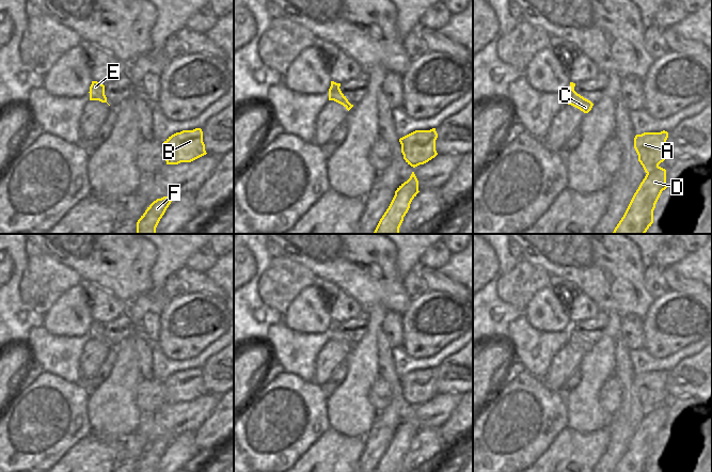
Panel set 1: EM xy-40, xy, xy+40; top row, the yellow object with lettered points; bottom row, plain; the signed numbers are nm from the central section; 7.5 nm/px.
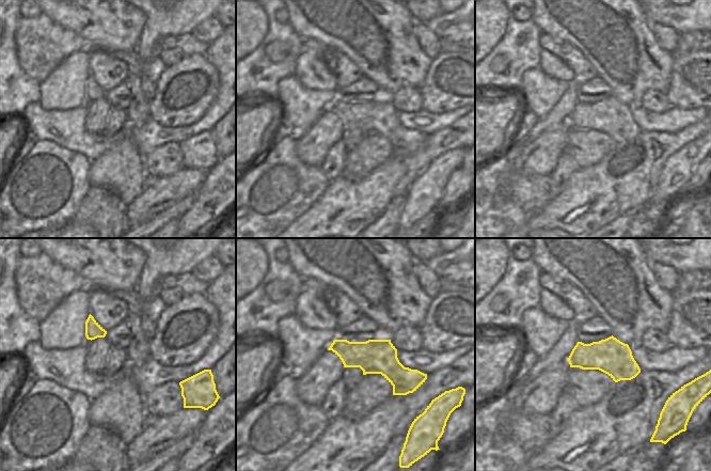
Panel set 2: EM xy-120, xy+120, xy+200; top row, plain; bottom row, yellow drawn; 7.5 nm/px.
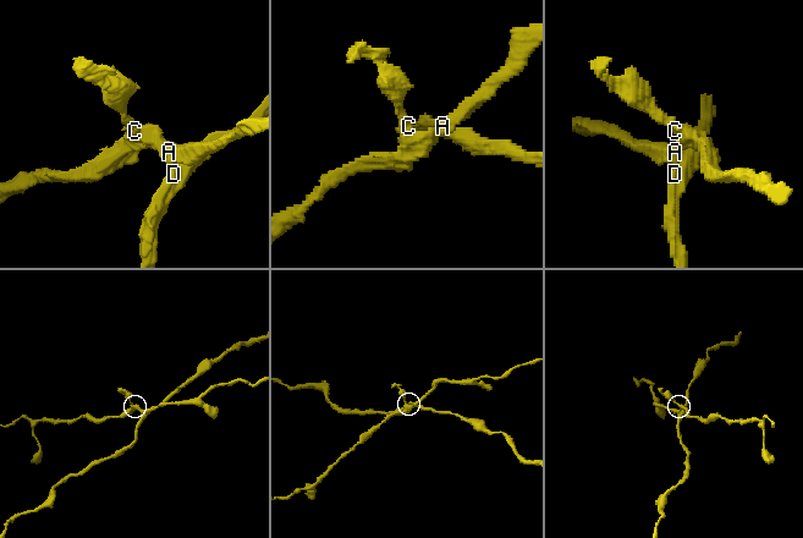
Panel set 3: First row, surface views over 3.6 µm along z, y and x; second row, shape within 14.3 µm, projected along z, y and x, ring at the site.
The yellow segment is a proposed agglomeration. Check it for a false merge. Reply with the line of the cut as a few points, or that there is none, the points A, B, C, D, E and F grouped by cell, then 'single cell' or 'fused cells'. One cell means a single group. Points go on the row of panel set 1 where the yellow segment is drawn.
xy+40 (658, 164), (647, 173) | A B C E / D F | fused cells

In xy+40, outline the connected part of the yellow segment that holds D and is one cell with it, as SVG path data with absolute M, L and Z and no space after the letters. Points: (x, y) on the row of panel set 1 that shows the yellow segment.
M658 166L650 173L647 173L613 234L645 234L653 223L653 210L655 204L662 191L667 187L665 169Z

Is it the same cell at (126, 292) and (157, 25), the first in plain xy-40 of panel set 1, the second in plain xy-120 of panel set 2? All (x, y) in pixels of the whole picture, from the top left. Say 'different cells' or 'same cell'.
different cells

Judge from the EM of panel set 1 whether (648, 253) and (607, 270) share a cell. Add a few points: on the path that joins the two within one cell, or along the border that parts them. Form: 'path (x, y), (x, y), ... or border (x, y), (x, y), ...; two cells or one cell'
border (635, 245), (645, 268); two cells

